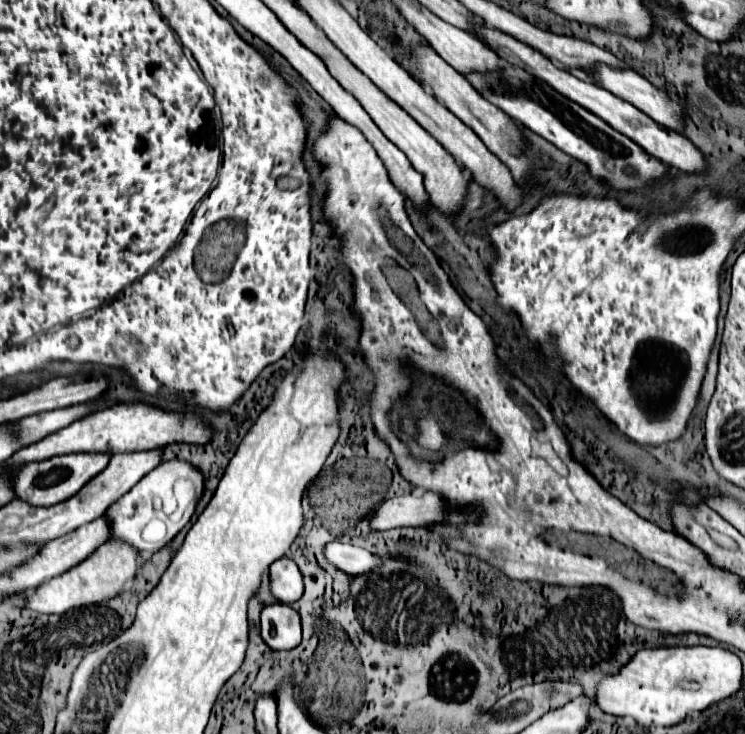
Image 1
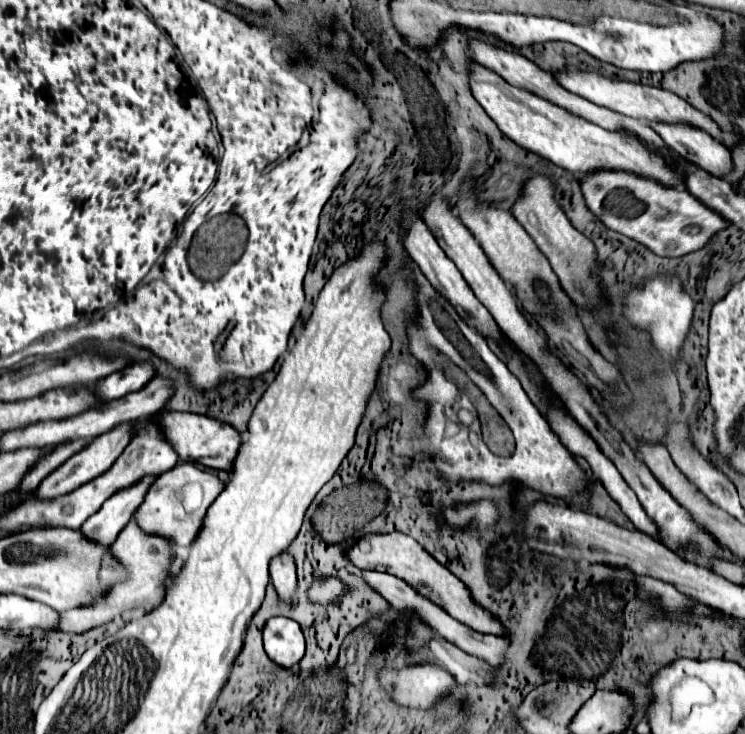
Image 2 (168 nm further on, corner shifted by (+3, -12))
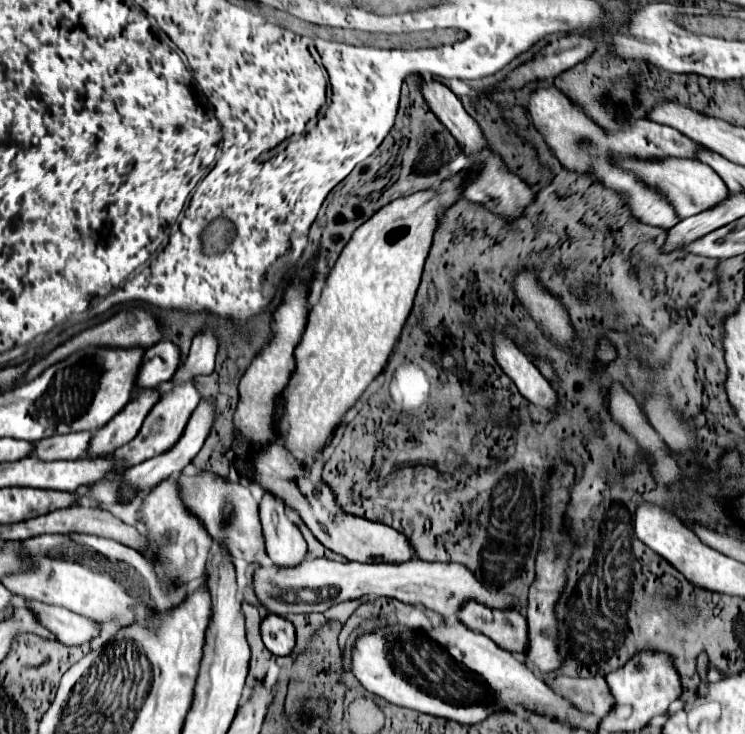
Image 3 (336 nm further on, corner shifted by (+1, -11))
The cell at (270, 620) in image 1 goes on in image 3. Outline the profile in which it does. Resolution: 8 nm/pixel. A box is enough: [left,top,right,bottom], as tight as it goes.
[262,613,296,657]

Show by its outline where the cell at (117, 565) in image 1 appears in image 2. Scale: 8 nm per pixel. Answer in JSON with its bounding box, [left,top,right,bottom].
[60,520,176,634]

